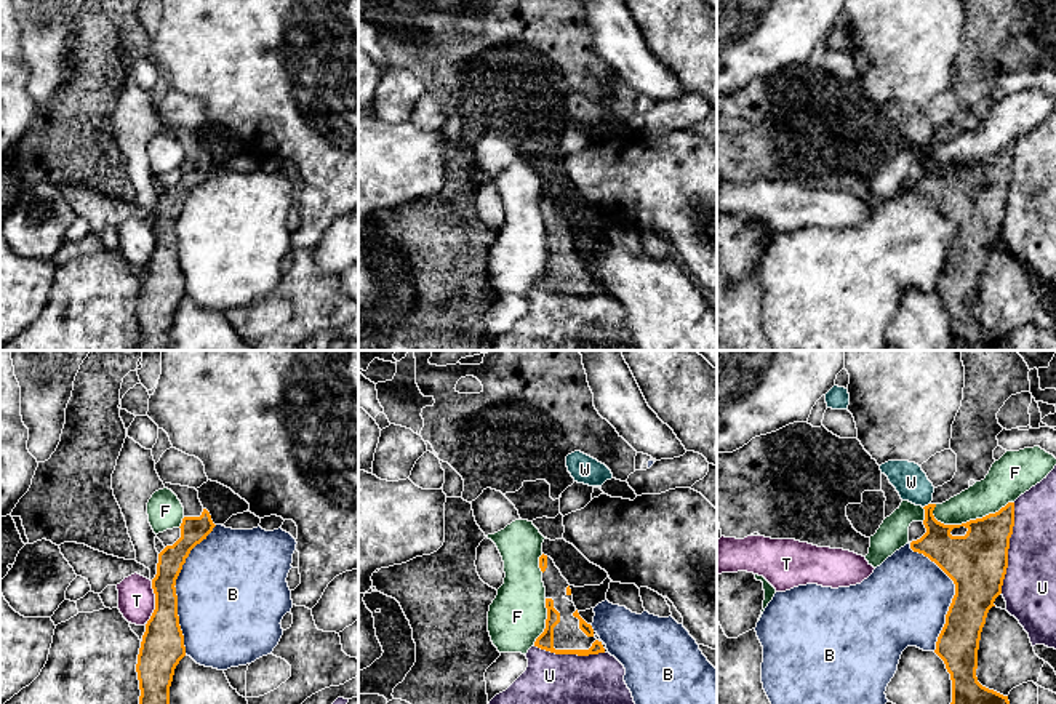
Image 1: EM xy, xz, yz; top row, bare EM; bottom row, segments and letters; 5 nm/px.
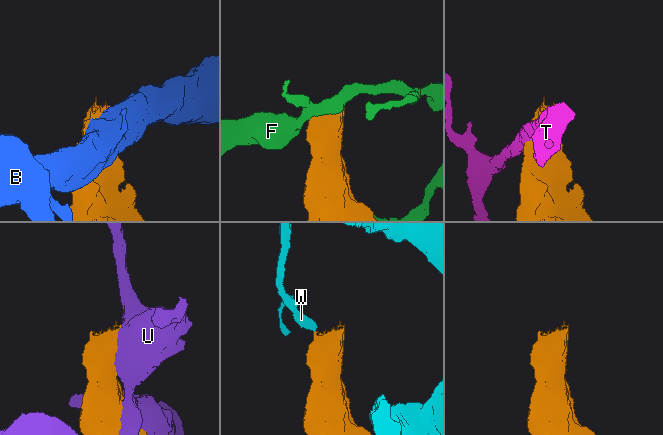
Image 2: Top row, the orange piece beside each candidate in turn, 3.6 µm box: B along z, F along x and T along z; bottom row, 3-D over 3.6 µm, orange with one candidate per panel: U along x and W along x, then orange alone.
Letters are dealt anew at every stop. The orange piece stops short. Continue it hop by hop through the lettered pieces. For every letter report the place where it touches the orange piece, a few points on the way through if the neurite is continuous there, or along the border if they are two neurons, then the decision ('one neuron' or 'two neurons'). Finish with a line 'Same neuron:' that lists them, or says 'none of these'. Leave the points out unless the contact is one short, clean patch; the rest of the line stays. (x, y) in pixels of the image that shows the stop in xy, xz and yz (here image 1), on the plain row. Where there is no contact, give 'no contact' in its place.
B: contact xy (175, 231); two neurons
F: contact yz (972, 162); two neurons
T: contact xy (156, 245); border xy (152, 223), (154, 253), (146, 266); two neurons
U: contact yz (1008, 189); two neurons
W: contact yz (928, 146); border yz (930, 144), (924, 149); two neurons
Same neuron: none of these

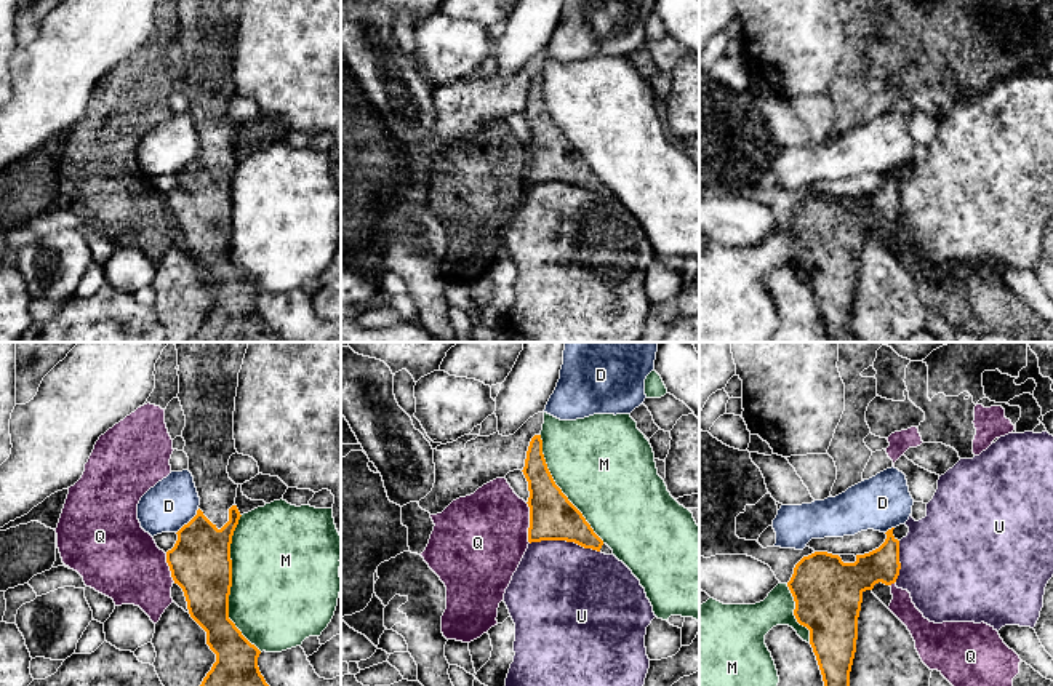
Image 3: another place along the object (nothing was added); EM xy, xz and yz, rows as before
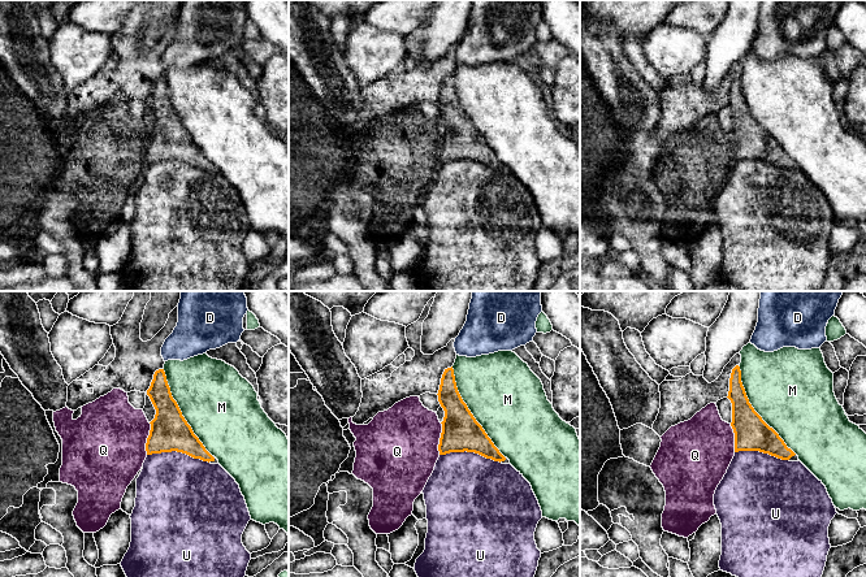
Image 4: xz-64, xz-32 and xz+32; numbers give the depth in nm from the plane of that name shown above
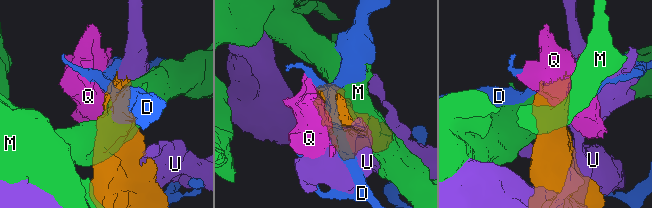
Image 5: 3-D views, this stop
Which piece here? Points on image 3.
D: contact xy (189, 163); two neurons
M: contact xy (231, 226); two neurons
Q: contact xz (530, 165); border xz (525, 144), (528, 149), (530, 184); two neurons
U: contact xz (565, 181); two neurons
Same neuron: none of these

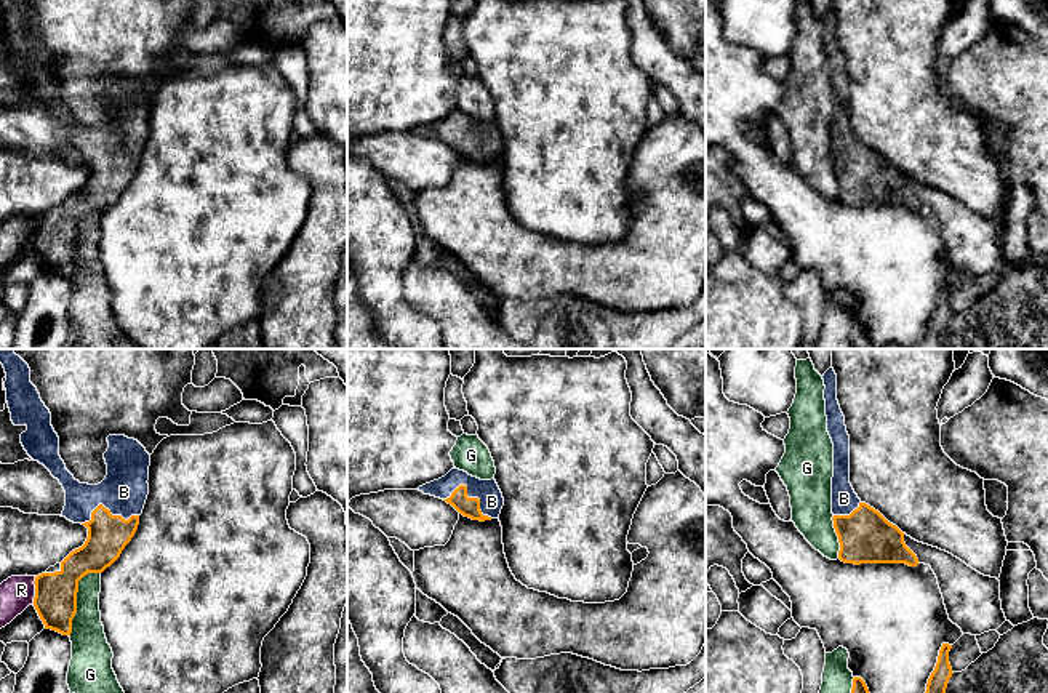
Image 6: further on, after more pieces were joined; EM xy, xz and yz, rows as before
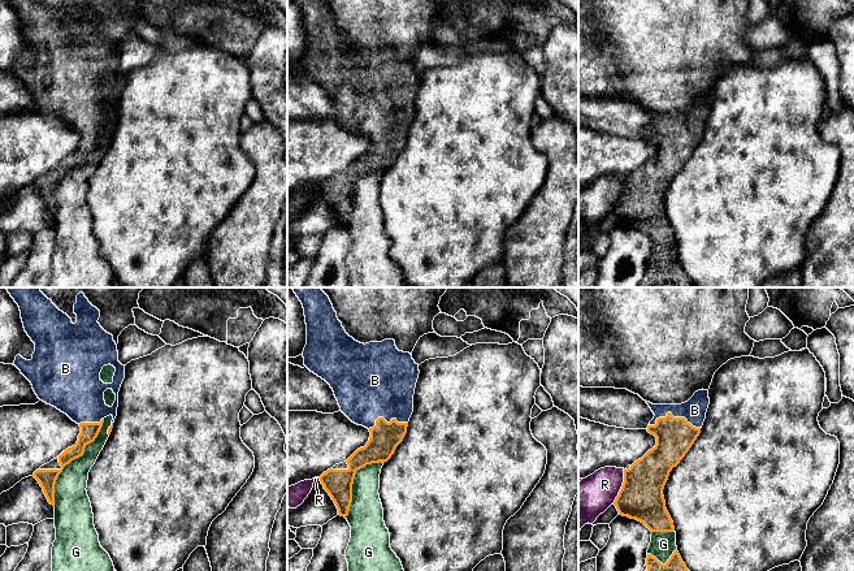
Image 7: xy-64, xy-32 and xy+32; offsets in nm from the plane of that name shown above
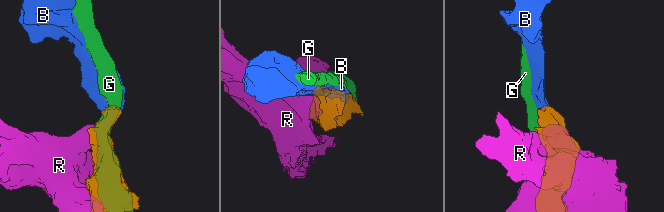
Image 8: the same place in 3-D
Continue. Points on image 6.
B: contact xz (468, 138); way xz (468, 148), (468, 138), (492, 143); one neuron
G: contact xy (76, 240); two neurons
R: contact xy (36, 231); two neurons
Same neuron: B

